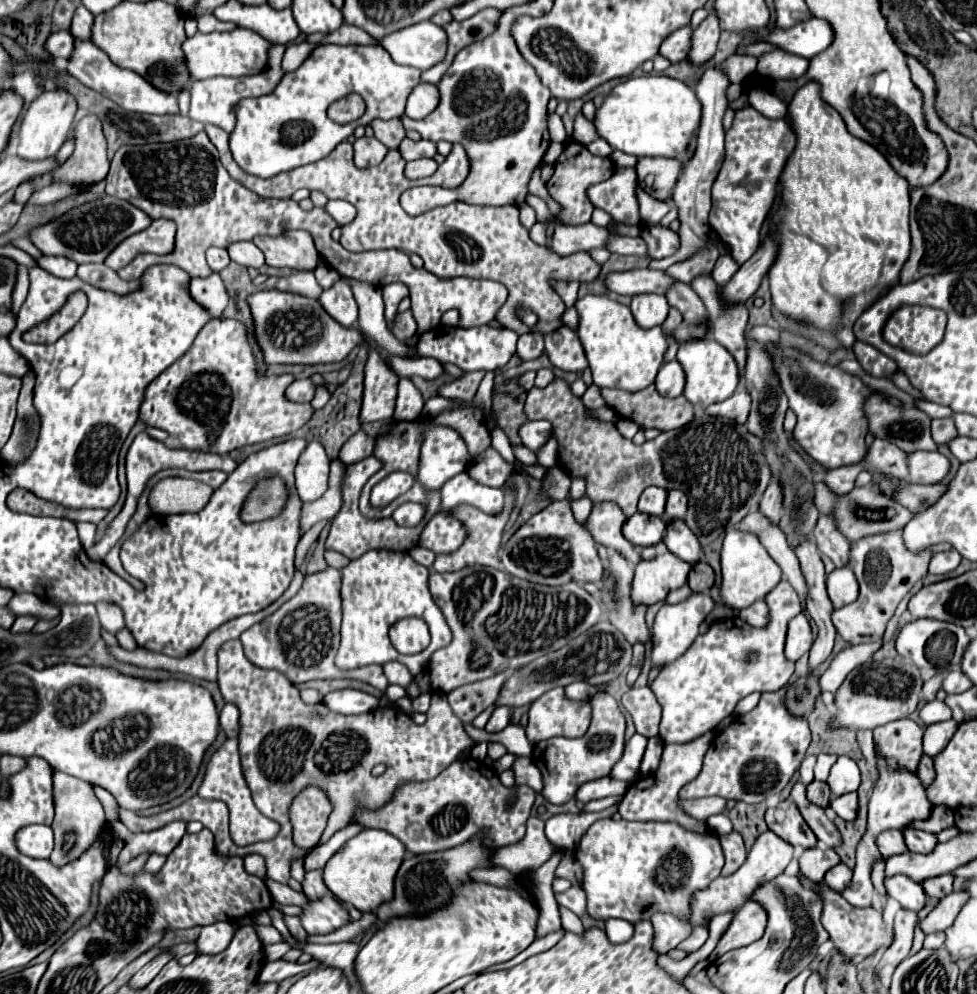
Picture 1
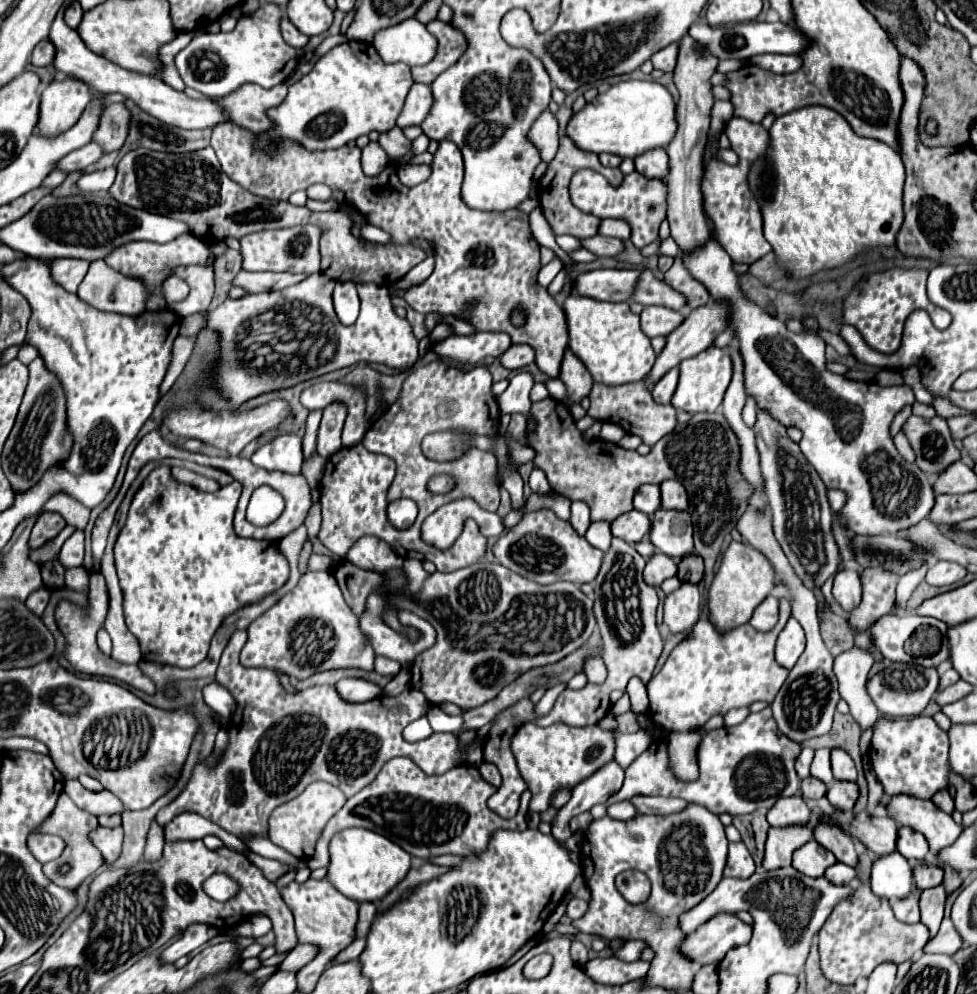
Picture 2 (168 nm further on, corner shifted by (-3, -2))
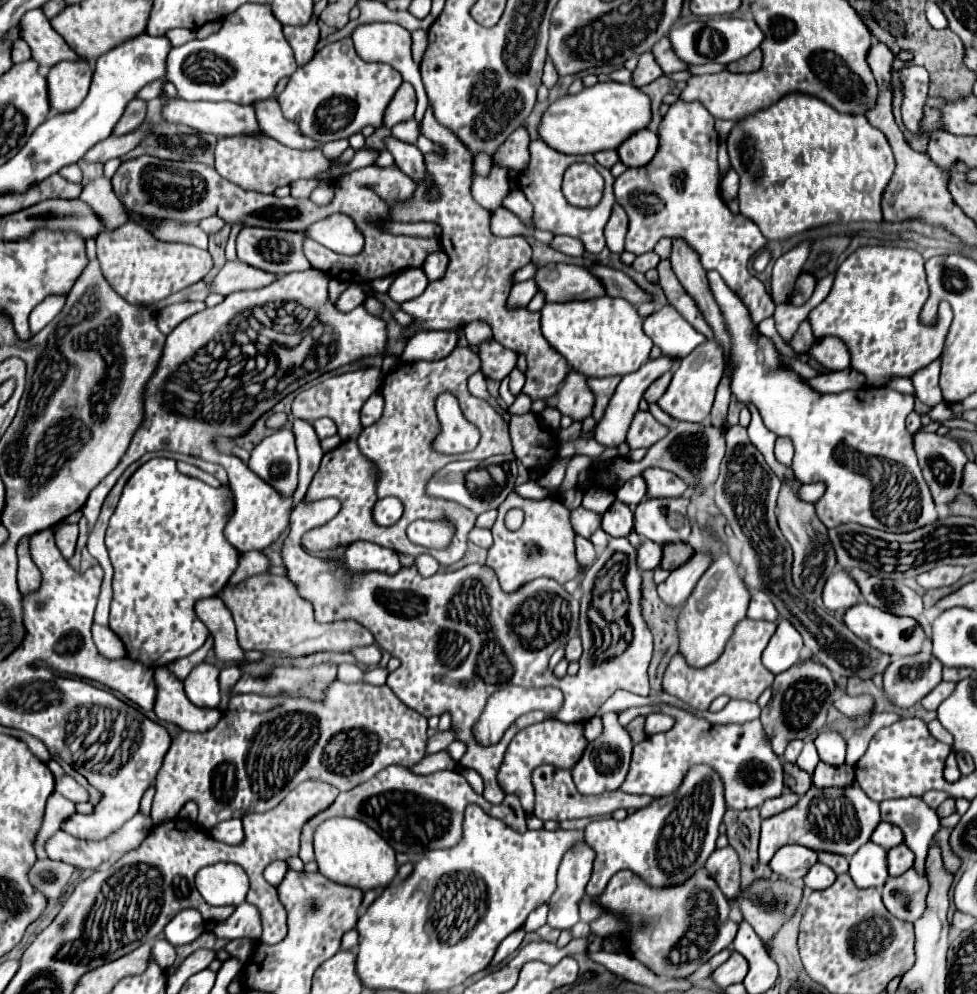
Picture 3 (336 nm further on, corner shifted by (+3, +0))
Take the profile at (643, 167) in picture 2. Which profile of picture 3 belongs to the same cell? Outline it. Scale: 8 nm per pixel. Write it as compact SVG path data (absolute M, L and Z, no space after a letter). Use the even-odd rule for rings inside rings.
M643 128L625 140L619 146L617 154L625 166L643 166L651 162L651 158L657 152L657 146L659 146L657 134Z

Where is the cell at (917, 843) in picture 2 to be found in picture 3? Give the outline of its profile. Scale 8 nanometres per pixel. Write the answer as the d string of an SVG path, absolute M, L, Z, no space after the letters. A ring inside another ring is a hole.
M879 822L879 826L875 828L875 832L871 834L871 842L879 844L881 848L895 848L897 844L903 844L903 834L899 832L899 828L895 828L893 824L887 822Z

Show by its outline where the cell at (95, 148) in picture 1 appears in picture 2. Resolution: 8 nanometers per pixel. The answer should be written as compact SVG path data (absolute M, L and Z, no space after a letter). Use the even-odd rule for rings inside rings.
M111 104L103 110L99 118L93 142L97 142L105 154L119 150L127 138L127 126L129 126L129 110L125 108L125 104Z

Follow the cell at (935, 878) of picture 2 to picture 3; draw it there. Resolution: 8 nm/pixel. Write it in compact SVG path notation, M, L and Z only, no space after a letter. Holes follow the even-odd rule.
M899 844L895 848L891 848L887 852L887 870L889 876L899 876L903 874L907 868L911 868L913 864L913 856L909 852L909 848L905 844Z

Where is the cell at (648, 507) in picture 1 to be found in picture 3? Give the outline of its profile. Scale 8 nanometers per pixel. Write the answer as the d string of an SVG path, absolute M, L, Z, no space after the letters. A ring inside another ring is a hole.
M635 476L635 478L629 478L617 492L615 492L615 498L625 502L631 510L635 510L635 504L639 504L639 500L643 500L647 496L645 492L645 480L643 476Z

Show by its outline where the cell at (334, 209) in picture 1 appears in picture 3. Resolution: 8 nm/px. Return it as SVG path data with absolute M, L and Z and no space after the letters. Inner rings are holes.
M433 252L427 256L427 260L423 264L423 272L429 282L441 280L445 270L447 270L447 254L445 252Z

